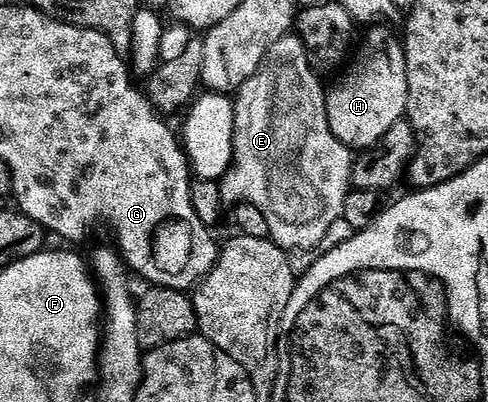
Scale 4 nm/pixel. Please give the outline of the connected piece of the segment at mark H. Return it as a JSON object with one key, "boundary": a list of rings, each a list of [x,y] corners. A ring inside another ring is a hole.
{"boundary":[[[374,24],[367,29],[370,31],[366,34],[366,43],[357,47],[354,63],[352,58],[324,94],[331,132],[344,145],[358,152],[365,152],[377,144],[388,128],[392,128],[392,124],[400,121],[406,113],[406,101],[410,95],[406,48],[399,35],[397,38],[389,28],[386,24]]]}

